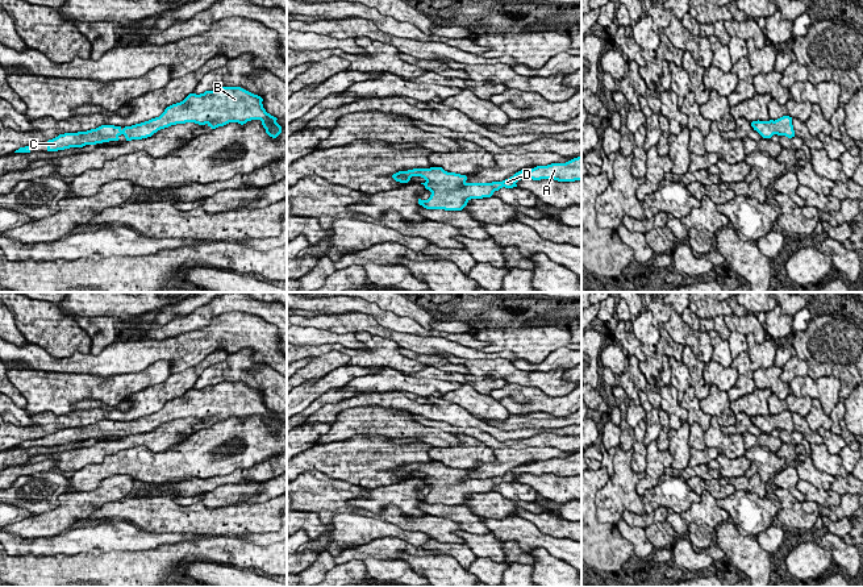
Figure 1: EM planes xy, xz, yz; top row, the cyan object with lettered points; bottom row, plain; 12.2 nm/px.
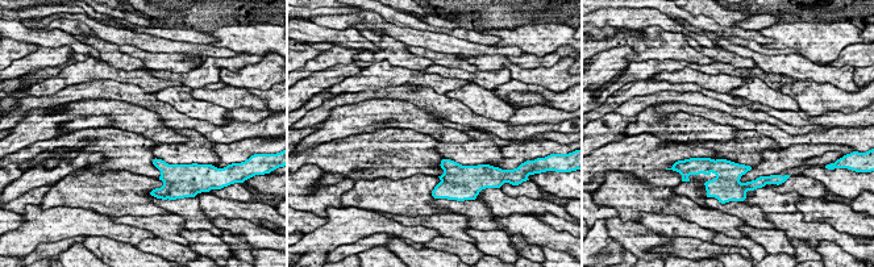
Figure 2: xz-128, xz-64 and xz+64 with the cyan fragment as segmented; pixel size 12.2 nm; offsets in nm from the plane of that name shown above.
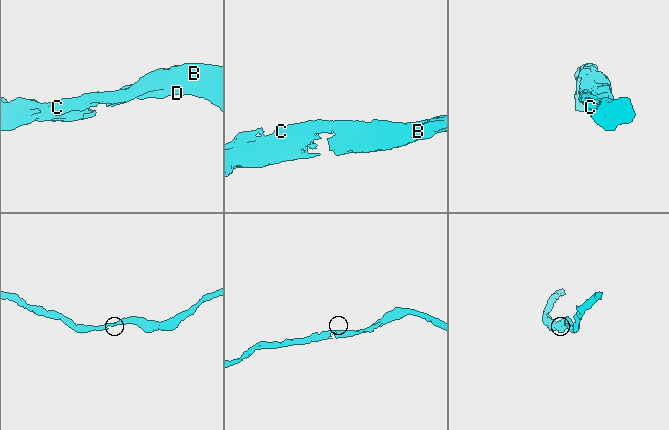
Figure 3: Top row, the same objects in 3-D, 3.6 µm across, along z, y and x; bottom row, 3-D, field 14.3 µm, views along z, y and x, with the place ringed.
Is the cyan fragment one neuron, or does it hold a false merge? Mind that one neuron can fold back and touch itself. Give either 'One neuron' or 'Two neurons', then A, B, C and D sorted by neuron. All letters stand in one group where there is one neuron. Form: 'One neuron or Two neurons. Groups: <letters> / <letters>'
One neuron. Groups: A B C D

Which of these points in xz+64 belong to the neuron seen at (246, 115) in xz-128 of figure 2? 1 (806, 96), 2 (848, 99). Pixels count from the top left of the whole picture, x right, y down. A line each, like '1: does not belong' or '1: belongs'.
1: does not belong
2: does not belong

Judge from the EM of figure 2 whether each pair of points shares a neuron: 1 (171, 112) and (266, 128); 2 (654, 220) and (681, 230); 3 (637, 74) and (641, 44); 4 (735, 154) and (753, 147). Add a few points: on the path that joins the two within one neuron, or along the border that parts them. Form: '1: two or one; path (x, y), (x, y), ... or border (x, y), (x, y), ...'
1: one; path (195, 124), (211, 132), (242, 130)
2: one; path (661, 224), (674, 226)
3: two; border (670, 61), (645, 59), (631, 62)
4: one; path (739, 153), (749, 151)

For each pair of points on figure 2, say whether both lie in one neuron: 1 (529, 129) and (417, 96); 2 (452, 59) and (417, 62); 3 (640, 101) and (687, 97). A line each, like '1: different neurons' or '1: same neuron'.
1: same neuron
2: different neurons
3: same neuron

